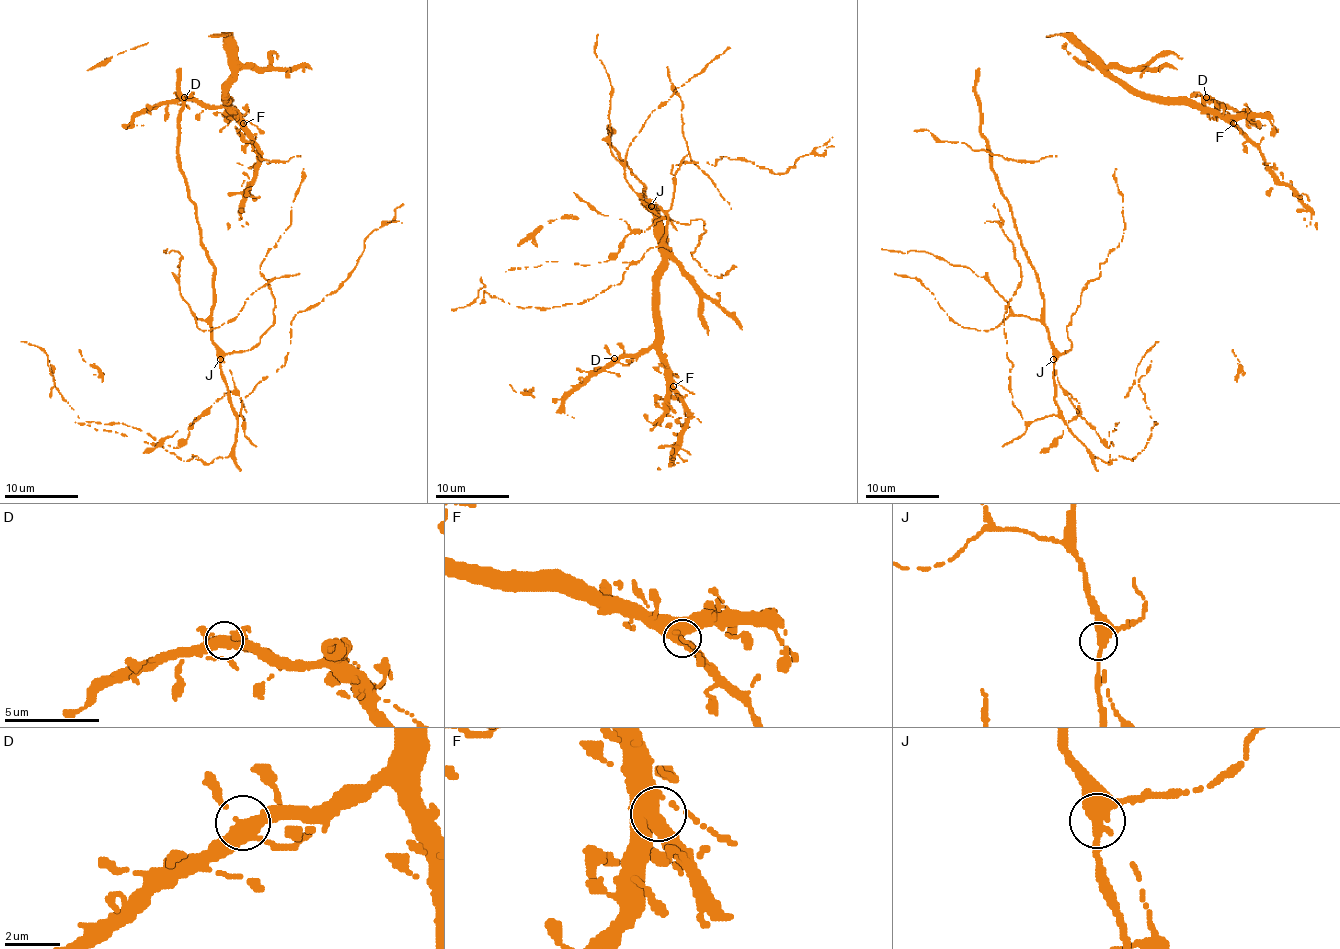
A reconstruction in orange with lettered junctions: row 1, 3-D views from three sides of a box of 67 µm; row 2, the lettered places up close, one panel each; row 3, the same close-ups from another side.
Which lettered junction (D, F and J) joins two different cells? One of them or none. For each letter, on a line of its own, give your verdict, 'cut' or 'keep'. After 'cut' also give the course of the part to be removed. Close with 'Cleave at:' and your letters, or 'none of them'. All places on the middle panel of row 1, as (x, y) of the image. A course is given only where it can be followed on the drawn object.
D: keep
F: keep
J: cut; foreign part runs (651, 206), (660, 207), (666, 215), (642, 231), (631, 229), (622, 218), (602, 215), (574, 193)
Cleave at: J

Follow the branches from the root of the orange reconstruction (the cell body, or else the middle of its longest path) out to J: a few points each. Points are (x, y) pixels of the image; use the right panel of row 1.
J: (1020, 240), (1035, 270), (1044, 299), (1044, 323), (1053, 347), (1053, 358)

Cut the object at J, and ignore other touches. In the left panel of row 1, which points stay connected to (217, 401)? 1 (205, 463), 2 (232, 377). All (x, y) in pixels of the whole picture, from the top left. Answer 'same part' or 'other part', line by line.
1: other part
2: same part

